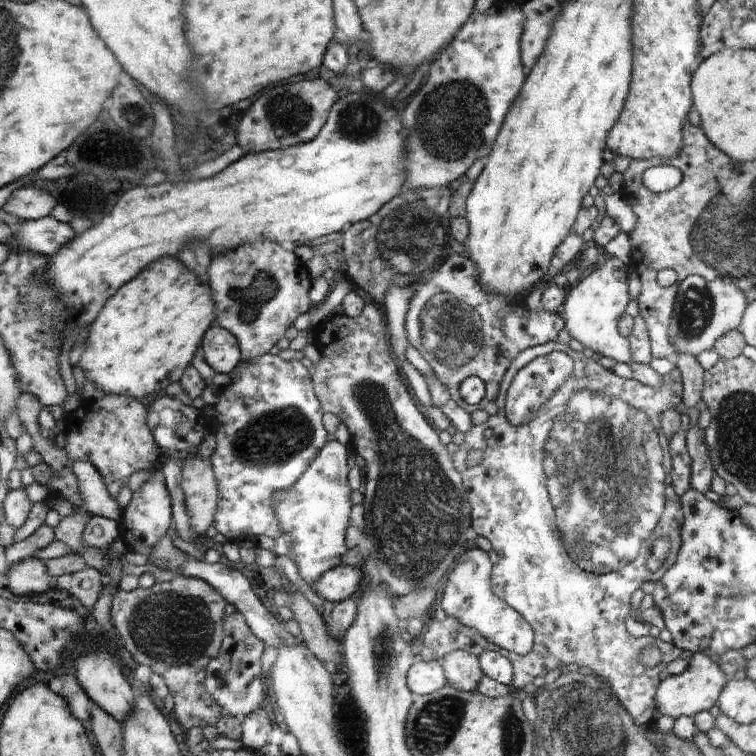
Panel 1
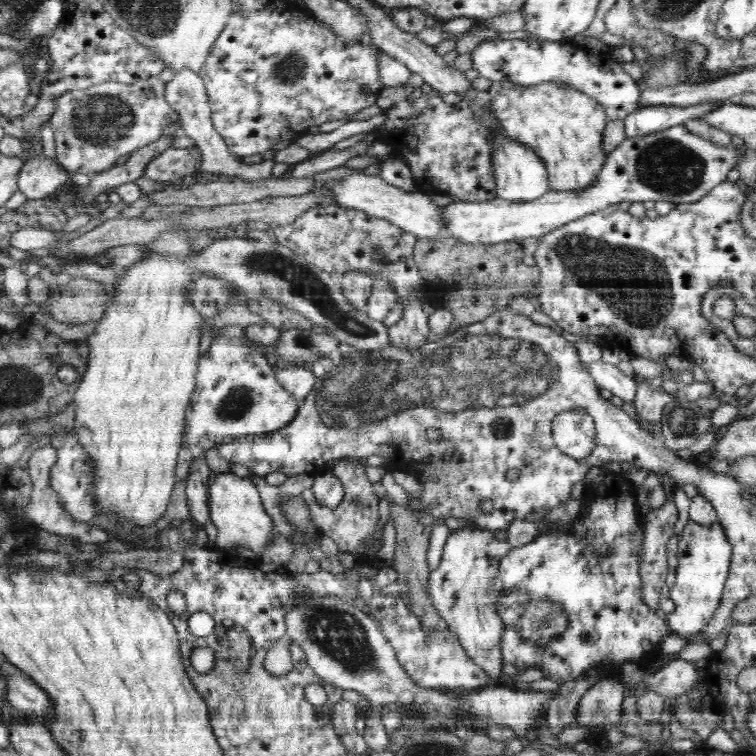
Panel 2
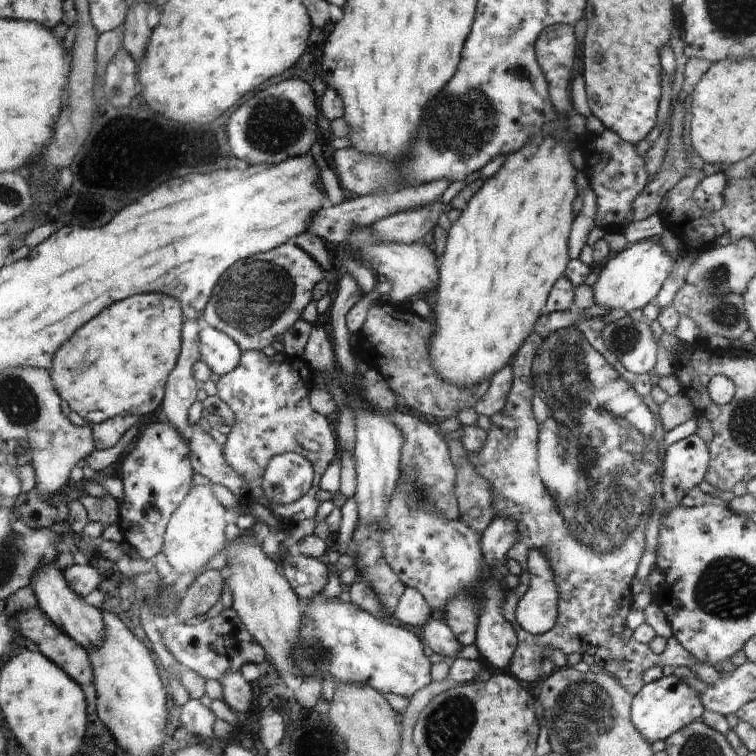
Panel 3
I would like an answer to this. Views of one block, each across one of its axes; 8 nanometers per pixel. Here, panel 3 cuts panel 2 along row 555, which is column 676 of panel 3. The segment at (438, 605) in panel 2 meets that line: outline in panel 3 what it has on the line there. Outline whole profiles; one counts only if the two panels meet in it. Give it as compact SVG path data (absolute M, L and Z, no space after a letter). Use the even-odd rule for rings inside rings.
M696 433L667 447L662 478L666 508L678 506L687 492L705 480L709 460L708 445Z

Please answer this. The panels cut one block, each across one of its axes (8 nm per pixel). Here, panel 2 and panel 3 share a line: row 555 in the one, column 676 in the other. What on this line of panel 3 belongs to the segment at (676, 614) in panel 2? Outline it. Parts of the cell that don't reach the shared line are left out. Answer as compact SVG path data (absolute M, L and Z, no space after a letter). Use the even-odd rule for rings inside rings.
M673 674L646 684L633 700L634 724L650 744L668 739L687 724L700 720L704 714L705 706L701 695Z

